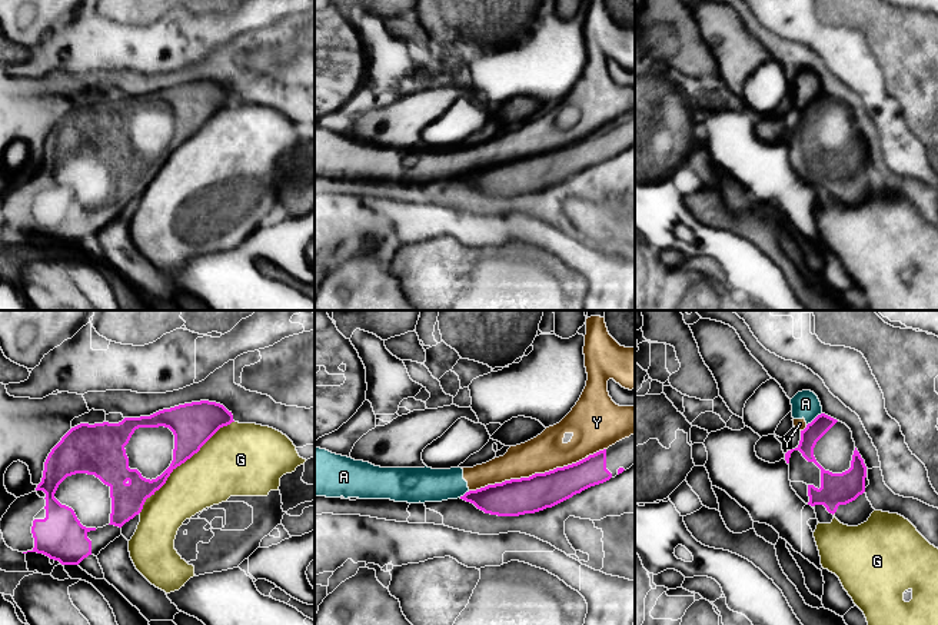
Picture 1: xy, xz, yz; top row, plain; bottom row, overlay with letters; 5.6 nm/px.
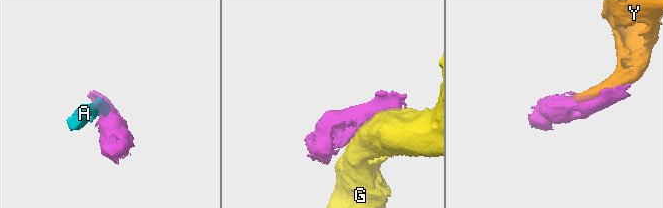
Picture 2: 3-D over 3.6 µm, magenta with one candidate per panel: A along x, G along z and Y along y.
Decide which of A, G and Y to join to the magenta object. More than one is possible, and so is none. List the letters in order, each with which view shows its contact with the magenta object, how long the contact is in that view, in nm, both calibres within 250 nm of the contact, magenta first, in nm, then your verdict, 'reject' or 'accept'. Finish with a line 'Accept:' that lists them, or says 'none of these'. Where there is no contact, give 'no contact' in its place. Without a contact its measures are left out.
A: yz | 120 nm | 110/150 nm | reject
G: xy | 750 nm | 240/360 nm | reject
Y: xz | 700 nm | 200/200 nm | reject
Accept: none of these

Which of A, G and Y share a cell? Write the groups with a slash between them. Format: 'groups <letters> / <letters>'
groups A Y / G

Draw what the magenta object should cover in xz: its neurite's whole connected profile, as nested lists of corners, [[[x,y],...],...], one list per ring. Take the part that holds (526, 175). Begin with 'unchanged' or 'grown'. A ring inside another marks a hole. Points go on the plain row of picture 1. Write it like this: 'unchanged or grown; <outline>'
grown; [[[635,113],[576,143],[469,170],[460,179],[498,196],[535,193],[603,163],[632,144],[635,144]]]

